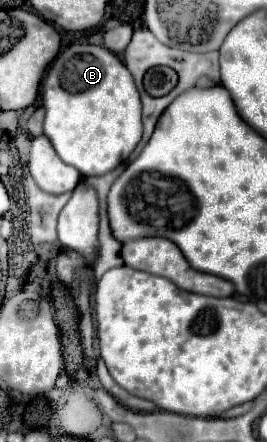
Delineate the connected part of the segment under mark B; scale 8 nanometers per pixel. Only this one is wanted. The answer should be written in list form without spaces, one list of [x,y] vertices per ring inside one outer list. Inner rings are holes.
[[[73,44],[61,52],[49,66],[41,84],[41,102],[45,108],[45,136],[49,136],[61,160],[77,168],[85,178],[103,176],[115,170],[135,150],[143,136],[141,98],[131,72],[107,48],[91,44]]]

